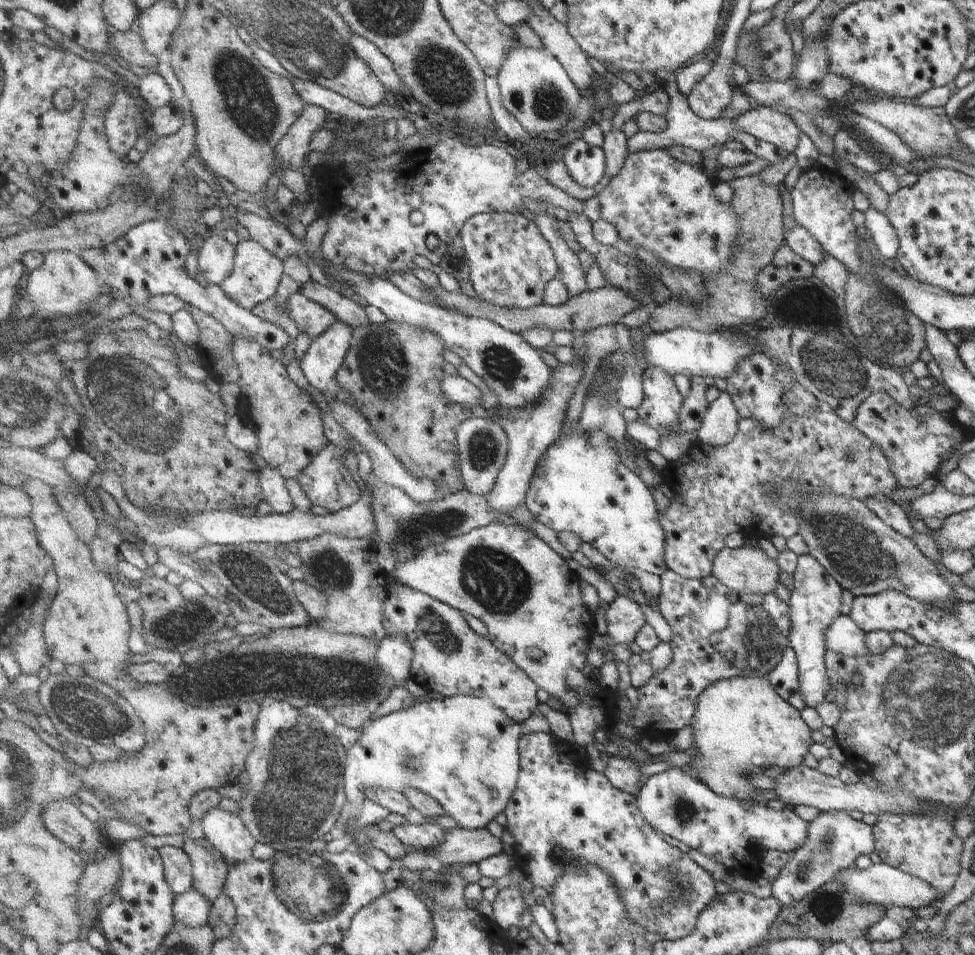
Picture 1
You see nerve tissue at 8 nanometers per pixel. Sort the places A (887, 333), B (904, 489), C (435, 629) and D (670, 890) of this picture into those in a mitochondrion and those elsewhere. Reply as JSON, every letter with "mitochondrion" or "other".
{"A":"mitochondrion","B":"other","C":"mitochondrion","D":"mitochondrion"}

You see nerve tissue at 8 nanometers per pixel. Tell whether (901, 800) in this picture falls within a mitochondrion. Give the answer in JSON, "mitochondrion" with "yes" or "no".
{"mitochondrion":"no"}

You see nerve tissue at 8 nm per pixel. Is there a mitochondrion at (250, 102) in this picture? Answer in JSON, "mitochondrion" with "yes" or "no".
{"mitochondrion":"yes"}

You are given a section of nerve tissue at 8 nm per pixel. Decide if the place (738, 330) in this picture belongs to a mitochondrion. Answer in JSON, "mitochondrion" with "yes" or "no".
{"mitochondrion":"no"}

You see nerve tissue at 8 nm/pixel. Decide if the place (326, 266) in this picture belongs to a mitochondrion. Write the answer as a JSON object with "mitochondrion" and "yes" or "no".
{"mitochondrion":"no"}

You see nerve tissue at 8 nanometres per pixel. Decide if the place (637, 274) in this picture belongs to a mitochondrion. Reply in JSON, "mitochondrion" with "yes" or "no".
{"mitochondrion":"yes"}

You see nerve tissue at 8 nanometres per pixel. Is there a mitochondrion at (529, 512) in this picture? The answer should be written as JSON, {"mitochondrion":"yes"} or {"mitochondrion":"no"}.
{"mitochondrion":"no"}

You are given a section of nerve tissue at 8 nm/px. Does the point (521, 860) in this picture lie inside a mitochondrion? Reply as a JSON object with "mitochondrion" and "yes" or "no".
{"mitochondrion":"no"}

